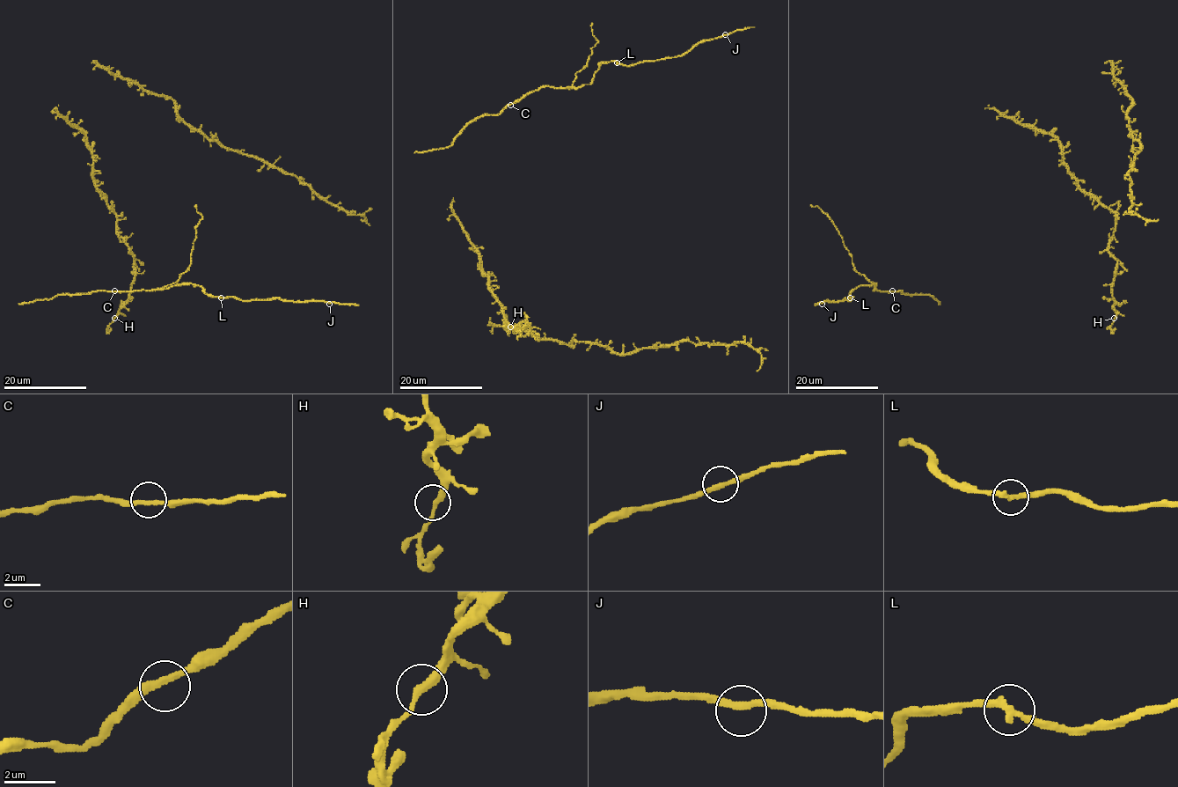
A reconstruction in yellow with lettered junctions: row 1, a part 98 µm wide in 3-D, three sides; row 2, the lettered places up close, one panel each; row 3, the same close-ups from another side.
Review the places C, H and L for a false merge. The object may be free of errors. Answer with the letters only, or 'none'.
none

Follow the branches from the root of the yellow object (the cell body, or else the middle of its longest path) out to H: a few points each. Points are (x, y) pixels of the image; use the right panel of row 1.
H: (1075, 190), (1082, 189), (1115, 213), (1115, 231), (1108, 247), (1116, 261), (1111, 288), (1114, 318)

